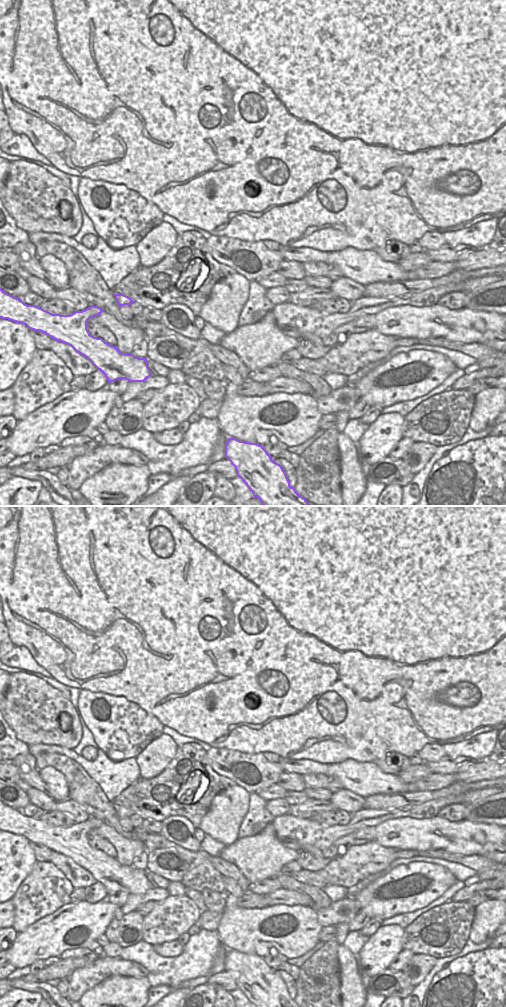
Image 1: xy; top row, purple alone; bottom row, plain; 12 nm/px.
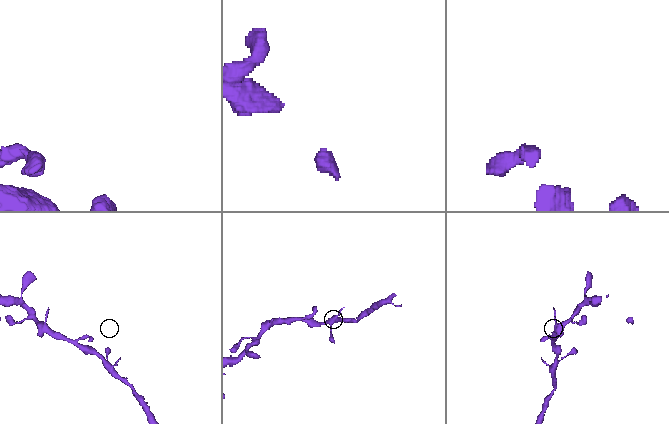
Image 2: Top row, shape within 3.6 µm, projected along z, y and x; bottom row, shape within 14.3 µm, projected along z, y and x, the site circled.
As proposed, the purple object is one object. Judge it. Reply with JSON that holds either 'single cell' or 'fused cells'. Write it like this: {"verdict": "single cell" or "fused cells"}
{"verdict": "single cell"}

